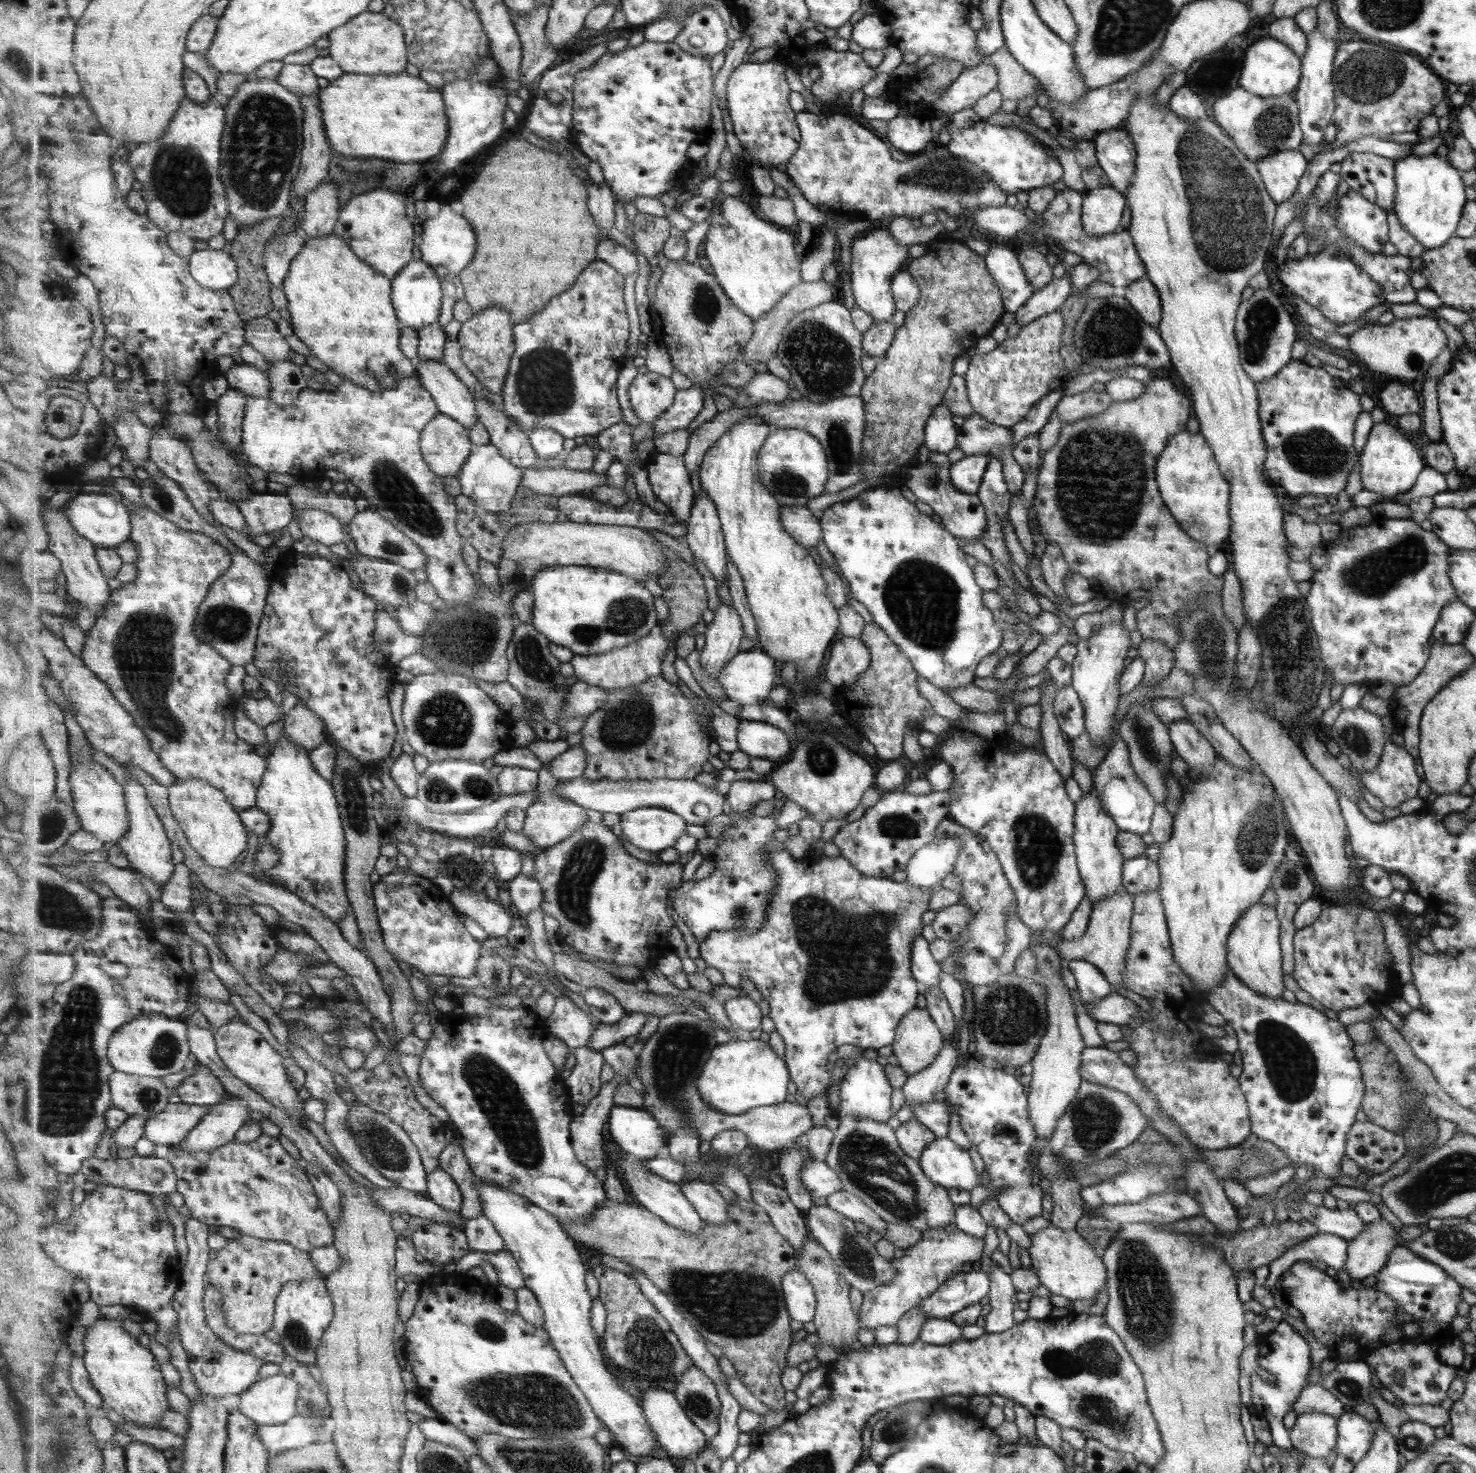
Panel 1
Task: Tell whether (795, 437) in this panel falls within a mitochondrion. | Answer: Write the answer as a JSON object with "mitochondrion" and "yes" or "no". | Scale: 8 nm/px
{"mitochondrion":"no"}

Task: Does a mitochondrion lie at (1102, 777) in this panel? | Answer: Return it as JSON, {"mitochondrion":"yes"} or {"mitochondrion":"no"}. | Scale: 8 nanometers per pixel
{"mitochondrion":"no"}

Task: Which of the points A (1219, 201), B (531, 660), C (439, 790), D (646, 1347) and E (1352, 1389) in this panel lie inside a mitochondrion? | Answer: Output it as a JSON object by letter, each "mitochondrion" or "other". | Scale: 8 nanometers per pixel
{"A":"mitochondrion","B":"mitochondrion","C":"mitochondrion","D":"mitochondrion","E":"mitochondrion"}

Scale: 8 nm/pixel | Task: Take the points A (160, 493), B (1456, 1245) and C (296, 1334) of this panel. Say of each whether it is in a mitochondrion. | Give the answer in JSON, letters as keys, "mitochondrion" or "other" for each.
{"A":"mitochondrion","B":"mitochondrion","C":"mitochondrion"}

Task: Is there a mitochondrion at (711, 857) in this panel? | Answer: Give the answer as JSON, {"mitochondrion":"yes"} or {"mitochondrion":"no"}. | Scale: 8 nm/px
{"mitochondrion":"no"}

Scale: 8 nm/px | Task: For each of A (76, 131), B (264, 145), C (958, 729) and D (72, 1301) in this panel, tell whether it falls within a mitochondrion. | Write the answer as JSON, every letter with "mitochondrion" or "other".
{"A":"mitochondrion","B":"mitochondrion","C":"other","D":"other"}

